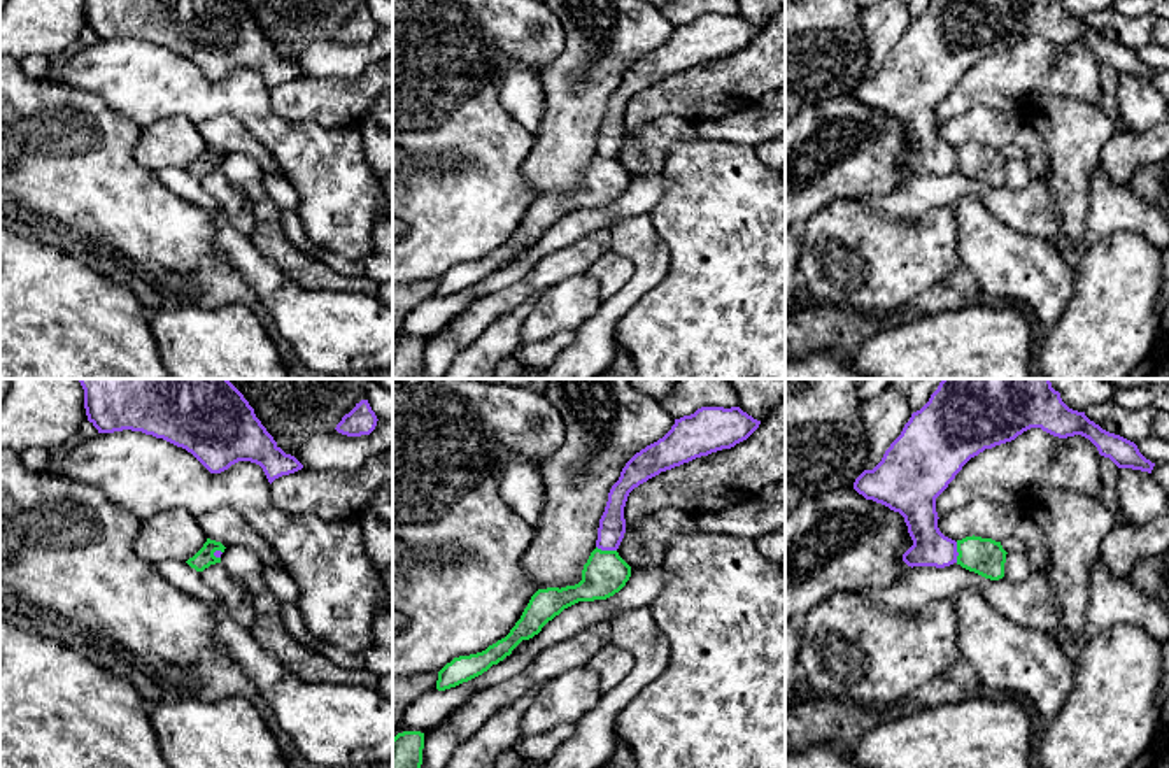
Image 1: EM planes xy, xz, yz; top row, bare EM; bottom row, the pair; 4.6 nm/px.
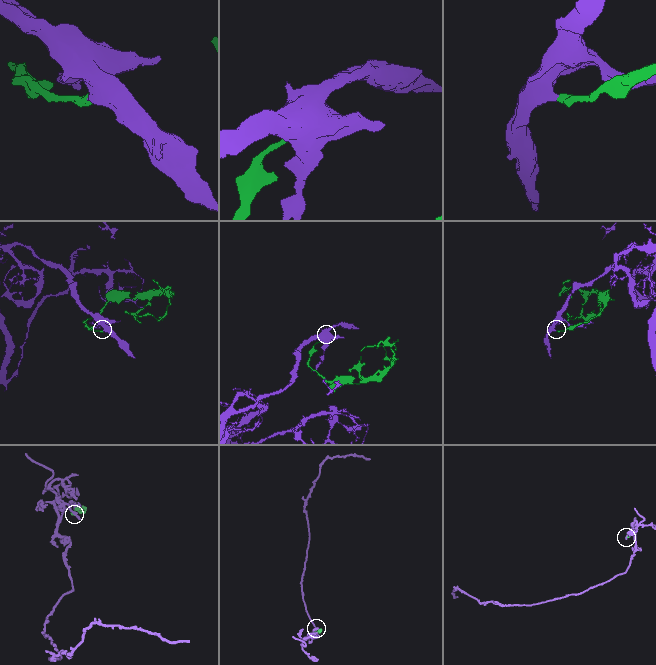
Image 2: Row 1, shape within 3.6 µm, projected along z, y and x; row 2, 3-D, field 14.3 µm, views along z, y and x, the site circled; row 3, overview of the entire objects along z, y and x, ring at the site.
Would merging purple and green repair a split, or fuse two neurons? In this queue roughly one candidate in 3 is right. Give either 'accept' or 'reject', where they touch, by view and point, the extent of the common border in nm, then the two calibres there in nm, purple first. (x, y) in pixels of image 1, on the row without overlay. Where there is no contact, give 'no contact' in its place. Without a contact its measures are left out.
reject | xz (607, 156) | 100 nm | 130/200 nm

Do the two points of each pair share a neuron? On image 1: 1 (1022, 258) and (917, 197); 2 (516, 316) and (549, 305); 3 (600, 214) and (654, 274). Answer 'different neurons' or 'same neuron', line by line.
1: different neurons
2: different neurons
3: different neurons

